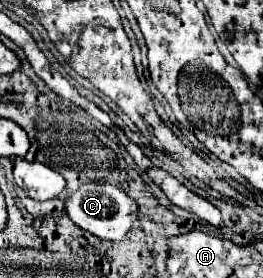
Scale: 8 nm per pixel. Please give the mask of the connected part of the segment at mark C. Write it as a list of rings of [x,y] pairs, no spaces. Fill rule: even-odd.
[[[89,182],[79,186],[75,192],[65,192],[59,196],[63,200],[63,208],[67,216],[85,232],[101,238],[101,240],[121,240],[137,222],[137,204],[119,188],[111,184]]]

